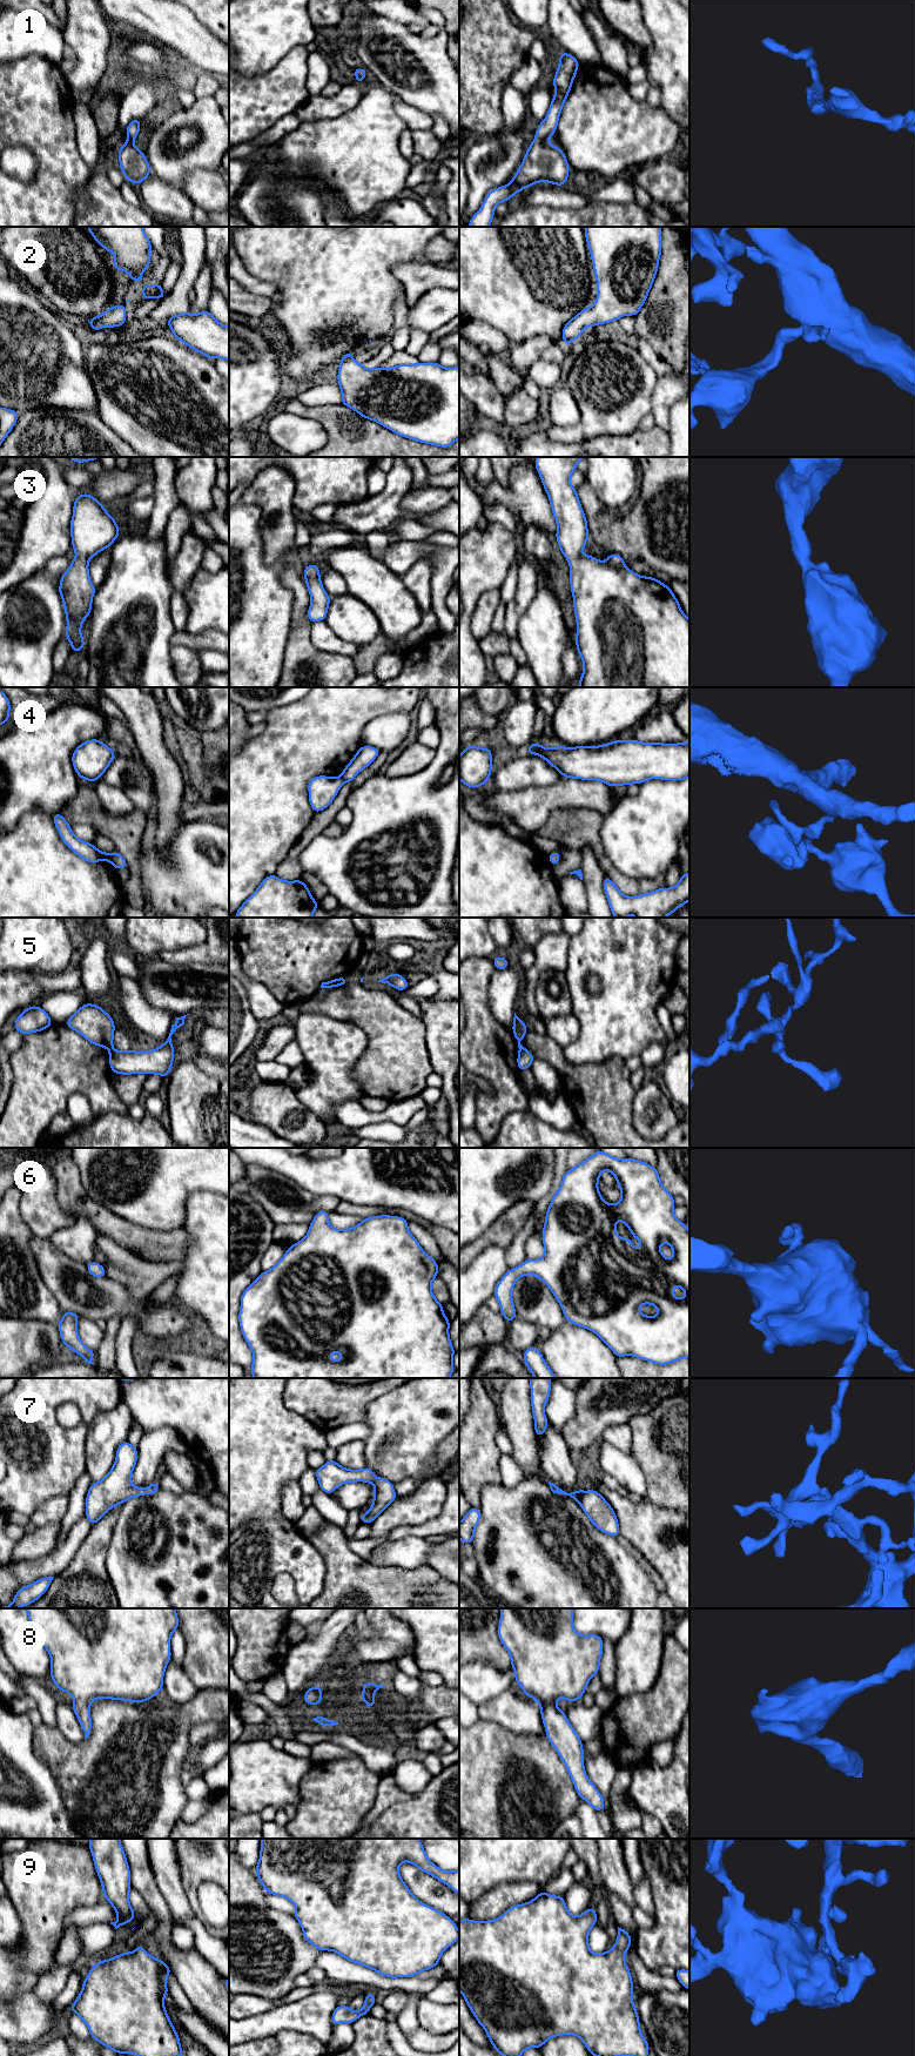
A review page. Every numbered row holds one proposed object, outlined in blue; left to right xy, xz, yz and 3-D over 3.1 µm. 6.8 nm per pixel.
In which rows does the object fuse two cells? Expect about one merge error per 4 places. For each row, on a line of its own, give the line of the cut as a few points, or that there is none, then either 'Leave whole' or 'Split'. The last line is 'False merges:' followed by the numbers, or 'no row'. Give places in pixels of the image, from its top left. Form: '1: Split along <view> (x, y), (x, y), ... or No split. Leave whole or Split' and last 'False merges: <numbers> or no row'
1: No split. Leave whole
2: No split. Leave whole
3: No split. Leave whole
4: Split along xy (109, 854), (110, 861). Split
5: Split along xy (112, 1048), (109, 1050). Split
6: No split. Leave whole
7: No split. Leave whole
8: No split. Leave whole
9: No split. Leave whole
False merges: 4, 5

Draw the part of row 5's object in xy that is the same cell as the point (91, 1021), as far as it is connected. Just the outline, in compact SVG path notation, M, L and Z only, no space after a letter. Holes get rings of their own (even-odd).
M86 1003L81 1006L66 1022L66 1027L76 1030L90 1043L113 1049L115 1023L102 1007Z

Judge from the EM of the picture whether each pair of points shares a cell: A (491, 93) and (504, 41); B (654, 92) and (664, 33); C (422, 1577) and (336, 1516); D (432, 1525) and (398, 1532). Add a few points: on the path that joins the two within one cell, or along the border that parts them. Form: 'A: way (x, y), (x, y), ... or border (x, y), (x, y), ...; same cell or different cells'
A: way (490, 80), (491, 54); same cell
B: border (652, 82), (660, 89), (660, 106); different cells
C: border (324, 1519), (342, 1529); different cells
D: way (424, 1530), (406, 1531); same cell

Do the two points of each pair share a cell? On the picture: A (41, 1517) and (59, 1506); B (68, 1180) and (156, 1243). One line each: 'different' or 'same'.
A: same
B: same

